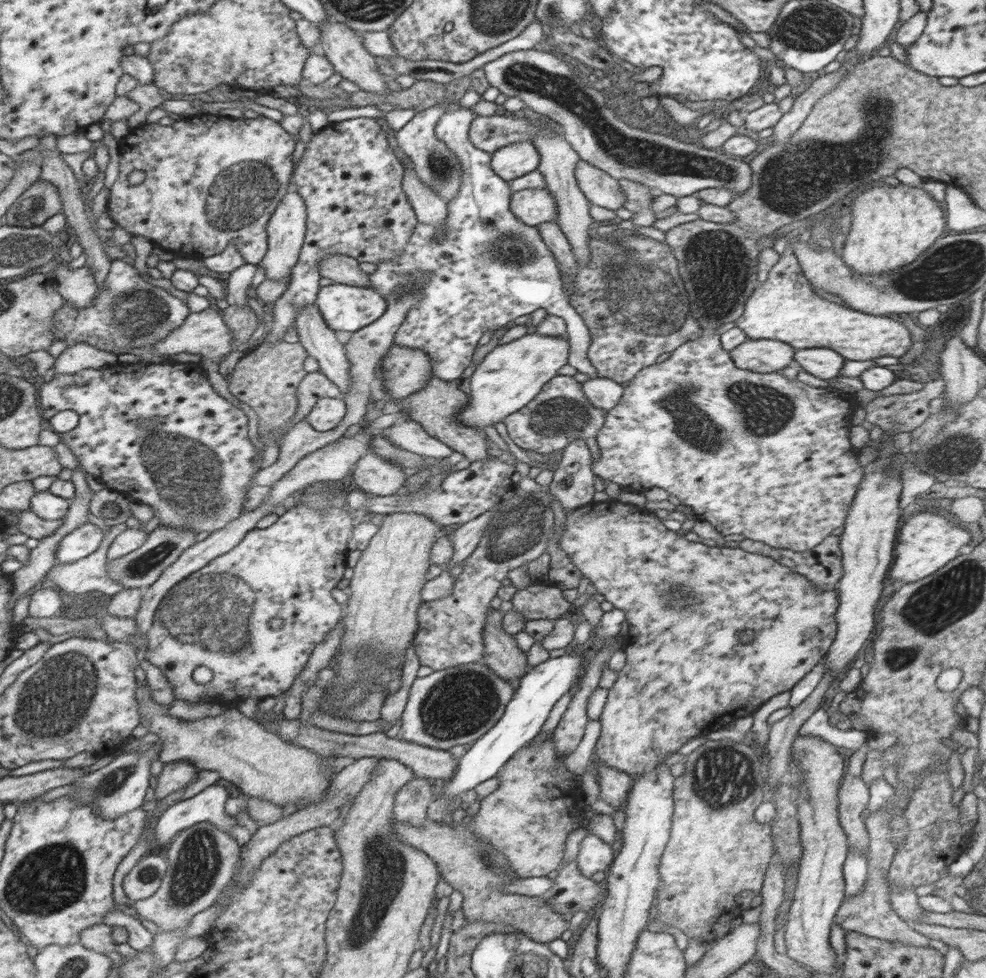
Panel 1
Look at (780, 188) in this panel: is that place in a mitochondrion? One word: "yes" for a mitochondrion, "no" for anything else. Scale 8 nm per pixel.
yes

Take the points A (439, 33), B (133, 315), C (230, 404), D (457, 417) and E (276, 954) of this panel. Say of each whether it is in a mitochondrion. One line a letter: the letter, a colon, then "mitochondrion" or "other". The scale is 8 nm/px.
A: other
B: mitochondrion
C: other
D: other
E: other

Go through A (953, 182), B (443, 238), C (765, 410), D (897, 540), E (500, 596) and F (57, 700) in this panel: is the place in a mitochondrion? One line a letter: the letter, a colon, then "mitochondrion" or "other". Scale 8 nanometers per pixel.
A: other
B: mitochondrion
C: mitochondrion
D: other
E: other
F: mitochondrion

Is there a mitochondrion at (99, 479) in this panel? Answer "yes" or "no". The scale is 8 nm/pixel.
no

